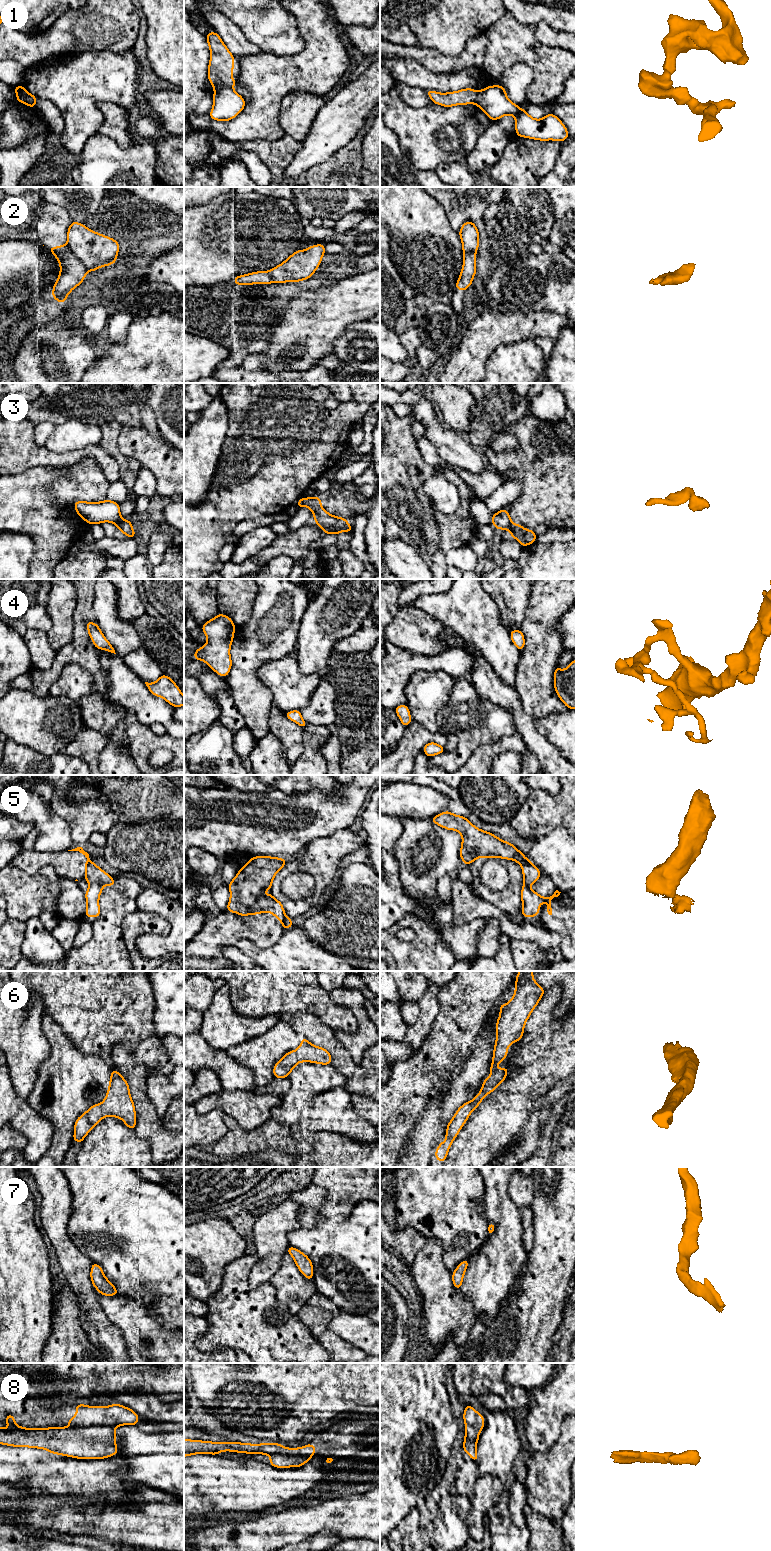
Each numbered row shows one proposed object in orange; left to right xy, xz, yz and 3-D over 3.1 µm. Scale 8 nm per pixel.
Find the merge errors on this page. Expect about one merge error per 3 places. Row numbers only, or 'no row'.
1, 2, 5

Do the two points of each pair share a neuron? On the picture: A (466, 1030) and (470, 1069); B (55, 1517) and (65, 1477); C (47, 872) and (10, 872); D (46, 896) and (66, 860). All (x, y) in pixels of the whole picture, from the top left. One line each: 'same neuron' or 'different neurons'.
A: different neurons
B: different neurons
C: same neuron
D: different neurons

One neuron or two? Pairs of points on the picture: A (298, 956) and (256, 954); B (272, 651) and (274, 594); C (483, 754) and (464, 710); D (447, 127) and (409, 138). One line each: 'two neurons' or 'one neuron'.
A: one neuron
B: one neuron
C: two neurons
D: one neuron

